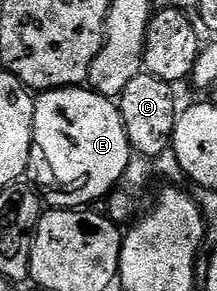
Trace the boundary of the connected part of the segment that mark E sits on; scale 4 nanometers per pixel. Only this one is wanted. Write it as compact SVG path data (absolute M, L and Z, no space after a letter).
M85 86L40 93L34 99L32 130L33 148L27 170L30 178L32 176L38 183L35 183L36 191L48 207L88 207L92 205L89 203L108 197L124 179L133 151L123 126L120 107L110 97L99 95Z

